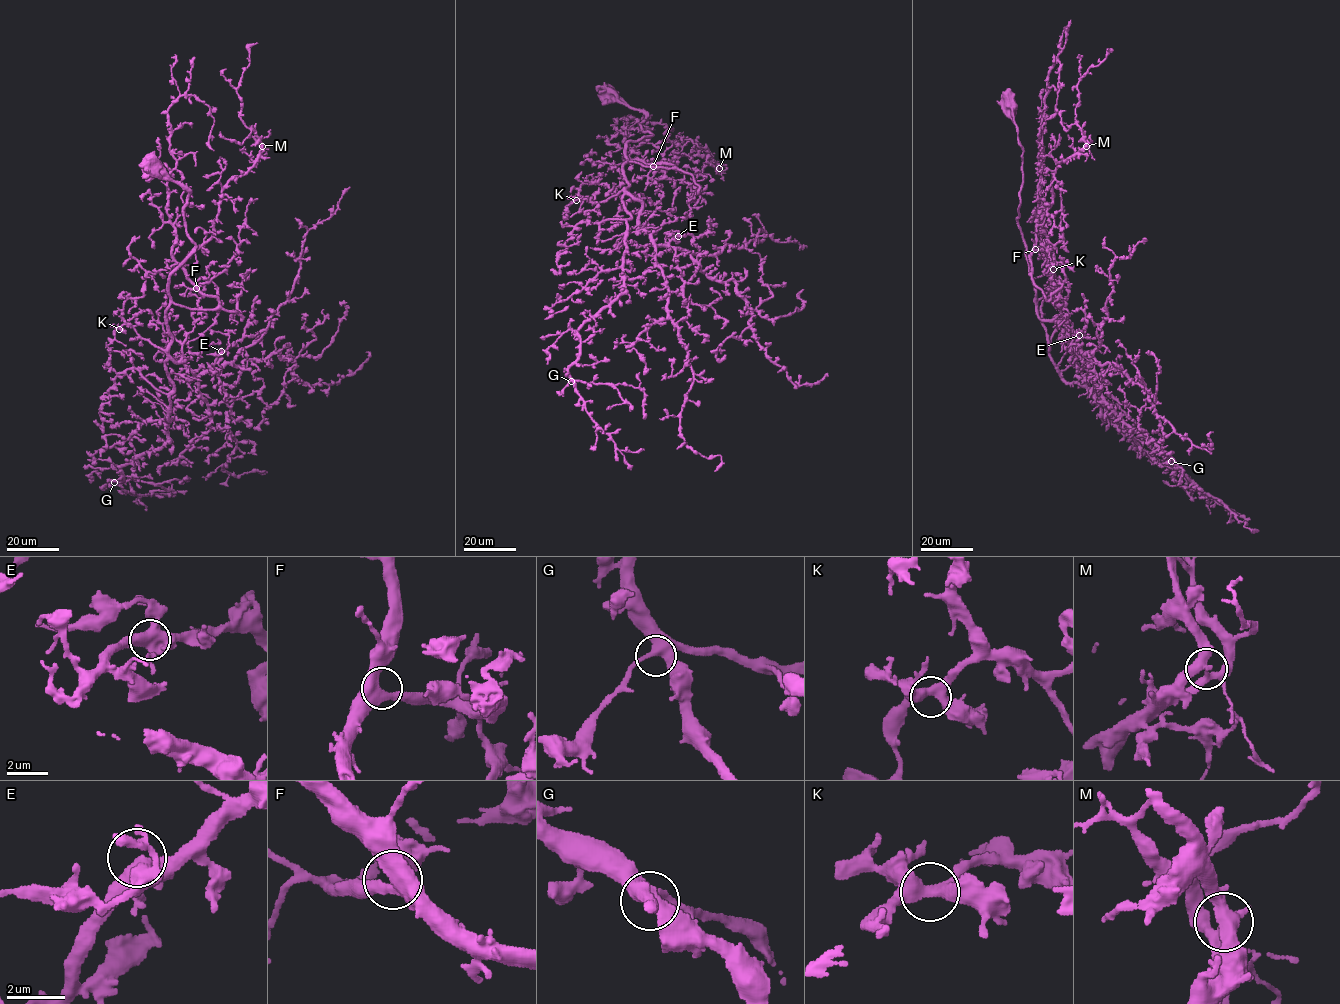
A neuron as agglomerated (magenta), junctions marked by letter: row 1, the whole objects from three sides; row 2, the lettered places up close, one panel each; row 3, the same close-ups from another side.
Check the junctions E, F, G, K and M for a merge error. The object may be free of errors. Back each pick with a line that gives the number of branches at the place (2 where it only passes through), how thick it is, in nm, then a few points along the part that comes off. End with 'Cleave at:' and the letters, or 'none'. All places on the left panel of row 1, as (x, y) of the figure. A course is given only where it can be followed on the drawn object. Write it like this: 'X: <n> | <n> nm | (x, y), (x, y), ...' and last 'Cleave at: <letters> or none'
M: 5 | 400 nm | (262, 146), (253, 161), (242, 150), (244, 146)
Cleave at: M

